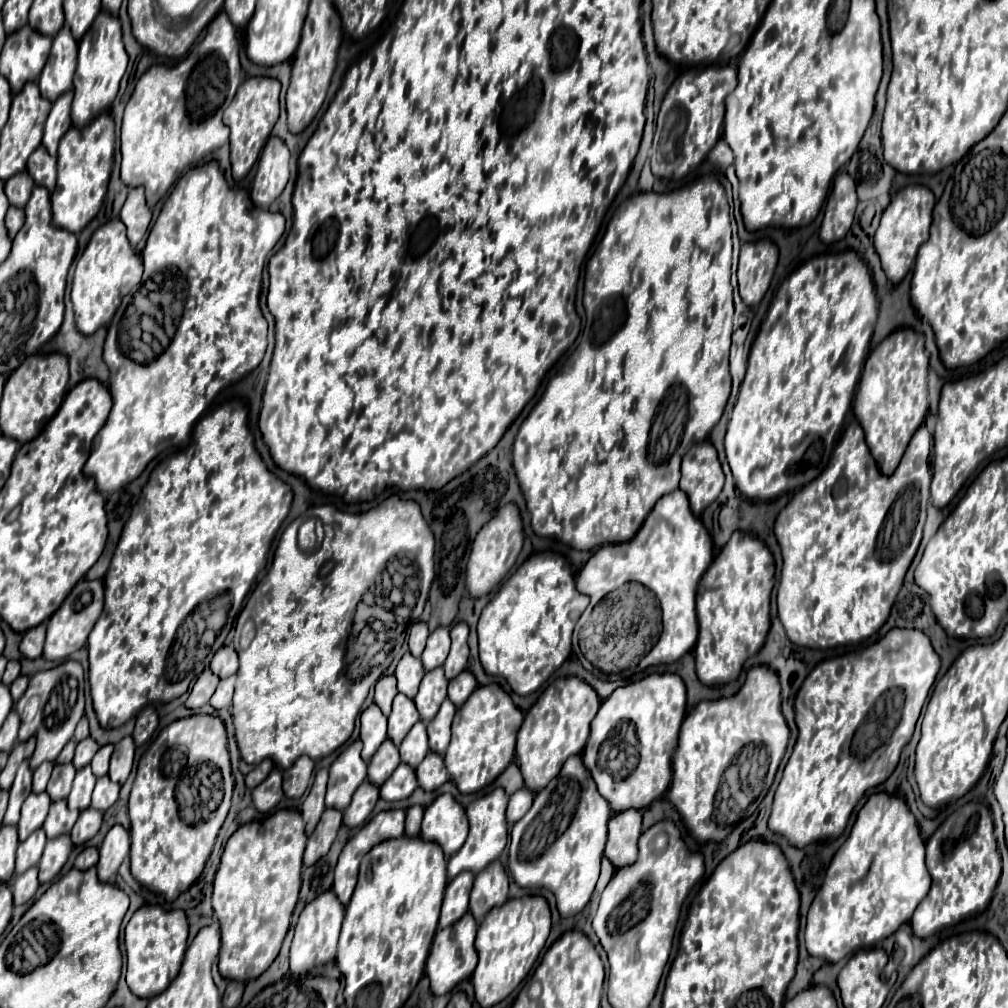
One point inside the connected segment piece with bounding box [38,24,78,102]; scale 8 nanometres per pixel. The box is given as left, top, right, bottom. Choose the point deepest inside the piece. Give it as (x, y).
(56, 78)

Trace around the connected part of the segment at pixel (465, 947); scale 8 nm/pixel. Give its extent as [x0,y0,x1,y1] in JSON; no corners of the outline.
[426,912,478,996]

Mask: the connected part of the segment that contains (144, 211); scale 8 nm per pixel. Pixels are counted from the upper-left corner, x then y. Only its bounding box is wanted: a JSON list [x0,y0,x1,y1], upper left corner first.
[120,186,152,246]

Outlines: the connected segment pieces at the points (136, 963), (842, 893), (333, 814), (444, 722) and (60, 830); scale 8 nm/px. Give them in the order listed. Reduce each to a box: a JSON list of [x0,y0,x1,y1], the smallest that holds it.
[[126,904,188,998],[806,792,930,962],[304,808,342,866],[426,698,456,754],[44,800,78,838]]

